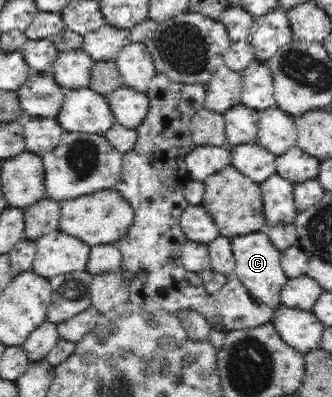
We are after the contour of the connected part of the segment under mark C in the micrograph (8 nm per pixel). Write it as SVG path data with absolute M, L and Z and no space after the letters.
M259 230L241 236L230 238L231 248L235 256L234 272L240 282L249 290L252 297L257 301L263 301L265 305L273 307L274 310L279 306L278 294L281 287L285 285L284 269L280 264L280 251L271 243L271 238L266 230Z

